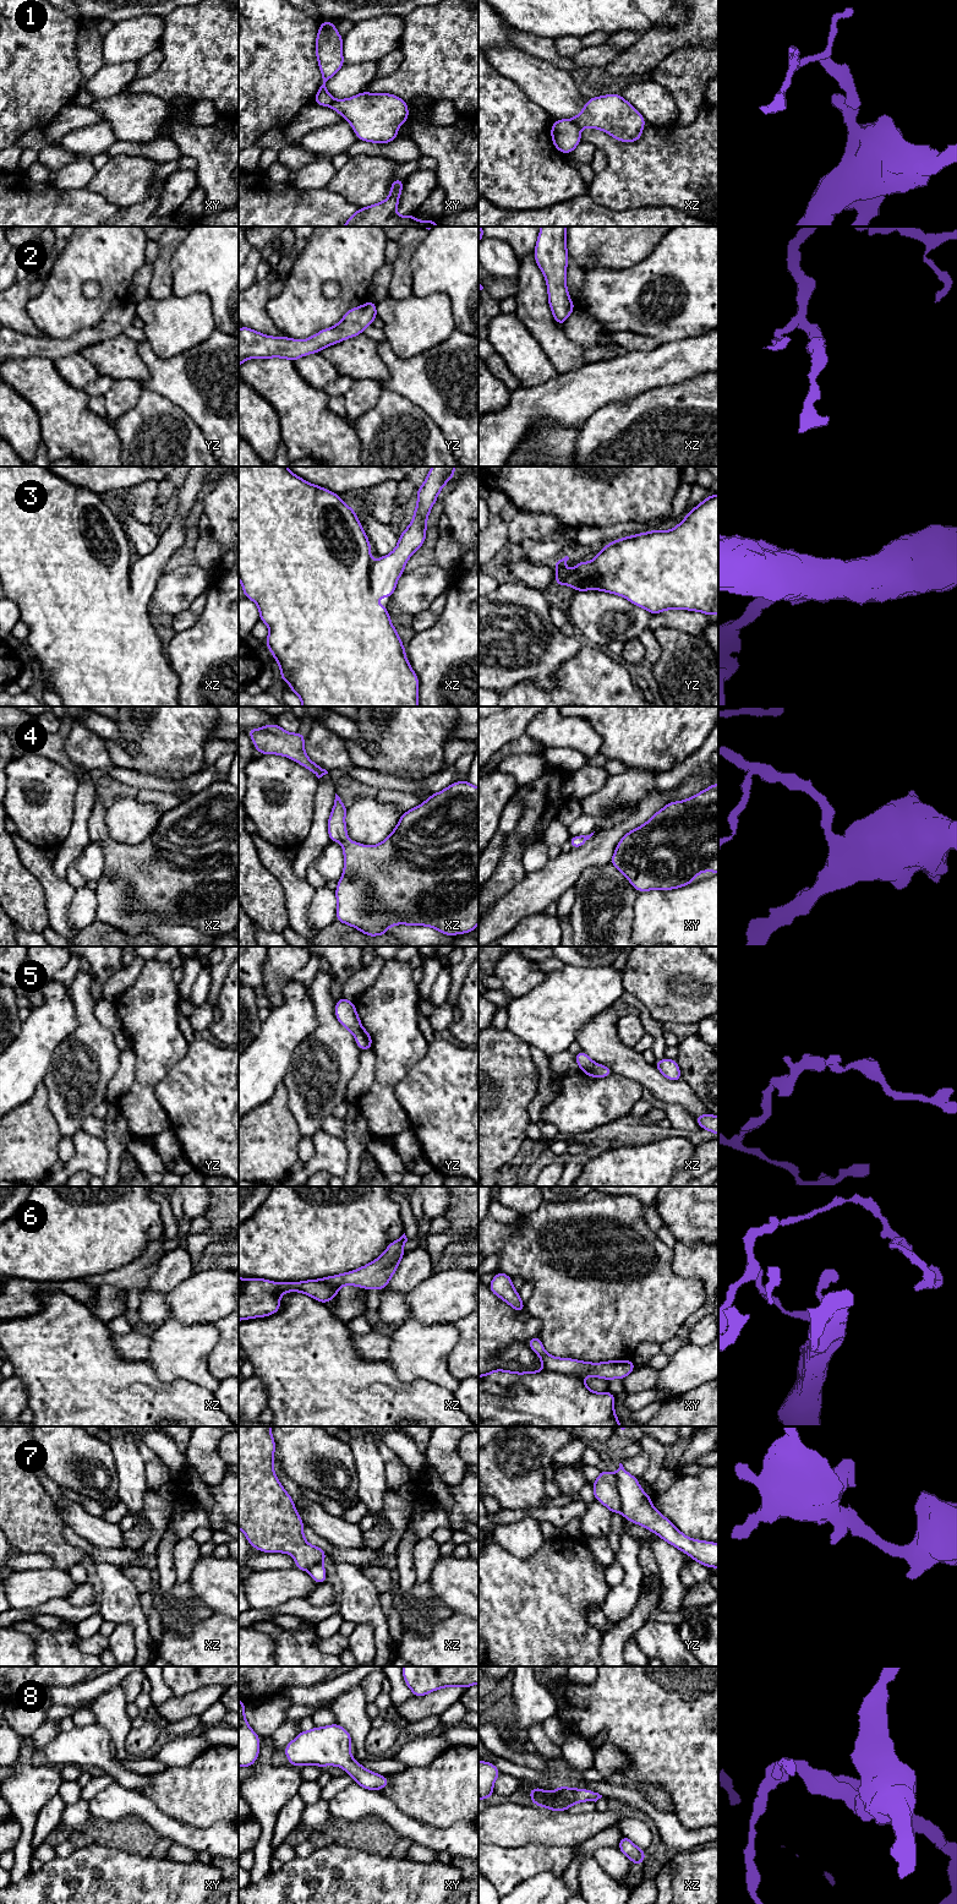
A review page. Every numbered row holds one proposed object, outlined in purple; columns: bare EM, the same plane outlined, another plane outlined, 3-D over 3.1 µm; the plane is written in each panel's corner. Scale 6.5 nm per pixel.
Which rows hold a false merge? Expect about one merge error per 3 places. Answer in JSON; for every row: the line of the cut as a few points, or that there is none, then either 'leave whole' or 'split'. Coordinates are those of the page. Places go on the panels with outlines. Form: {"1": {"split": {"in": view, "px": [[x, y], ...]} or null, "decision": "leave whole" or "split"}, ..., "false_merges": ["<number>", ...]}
{"1": {"split": {"in": "xz", "px": [[569, 120], [580, 127]]}, "decision": "split"}, "2": {"split": null, "decision": "leave whole"}, "3": {"split": null, "decision": "leave whole"}, "4": {"split": null, "decision": "leave whole"}, "5": {"split": {"in": "xz", "px": [[594, 1063], [584, 1071]]}, "decision": "split"}, "6": {"split": {"in": "xy", "px": [[543, 1368], [551, 1371], [575, 1375], [581, 1380]]}, "decision": "split"}, "7": {"split": {"in": "yz", "px": [[616, 1474], [621, 1511]]}, "decision": "split"}, "8": {"split": null, "decision": "leave whole"}, "false_merges": ["1", "5", "6", "7"]}

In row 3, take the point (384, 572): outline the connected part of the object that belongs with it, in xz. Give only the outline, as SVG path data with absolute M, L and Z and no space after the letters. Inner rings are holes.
M239 467L239 579L244 595L255 601L259 609L259 620L269 627L264 643L280 666L280 677L291 686L291 692L300 697L302 707L419 707L419 677L411 669L405 647L390 622L385 606L377 604L374 598L392 598L397 582L411 555L425 544L427 518L443 486L455 474L455 467L432 467L425 482L417 490L417 504L410 525L399 535L397 547L387 556L371 561L371 544L354 512L340 496L292 474L286 467Z

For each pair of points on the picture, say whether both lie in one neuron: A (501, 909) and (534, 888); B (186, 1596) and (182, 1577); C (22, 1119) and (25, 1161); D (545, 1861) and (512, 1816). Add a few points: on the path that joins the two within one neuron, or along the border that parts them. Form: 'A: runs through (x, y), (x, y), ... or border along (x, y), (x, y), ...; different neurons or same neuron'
A: runs through (509, 909), (525, 896); same neuron
B: border along (187, 1582), (182, 1585); different neurons
C: runs through (25, 1129), (25, 1151); same neuron
D: border along (559, 1844), (525, 1843), (503, 1847); different neurons

